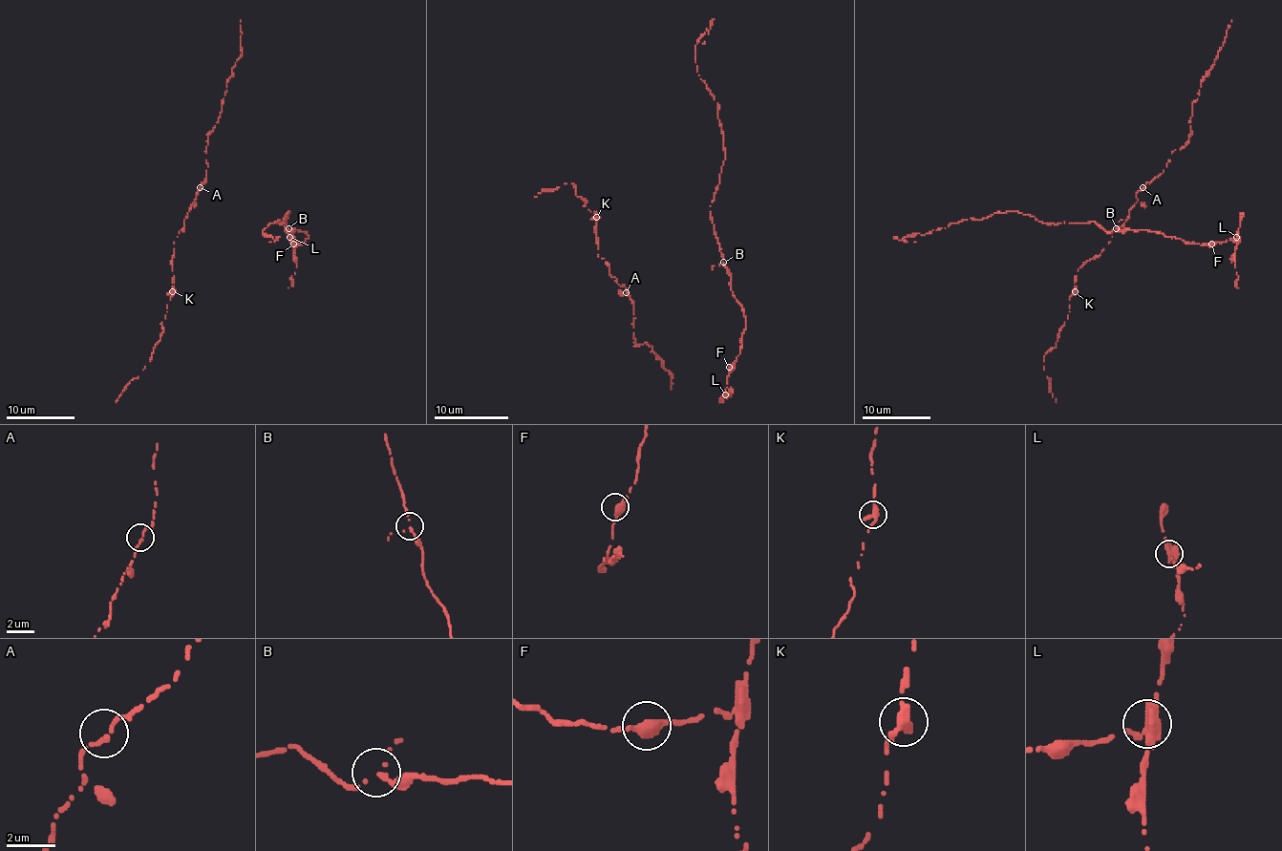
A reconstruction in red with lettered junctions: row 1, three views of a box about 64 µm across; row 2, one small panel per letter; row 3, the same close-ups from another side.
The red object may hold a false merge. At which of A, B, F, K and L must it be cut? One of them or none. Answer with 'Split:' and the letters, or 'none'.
Split: L

